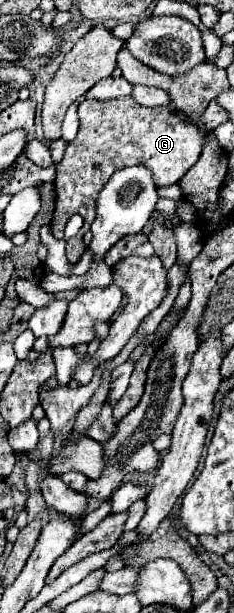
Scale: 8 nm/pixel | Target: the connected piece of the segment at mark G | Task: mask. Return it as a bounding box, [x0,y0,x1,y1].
[51,97,205,263]

